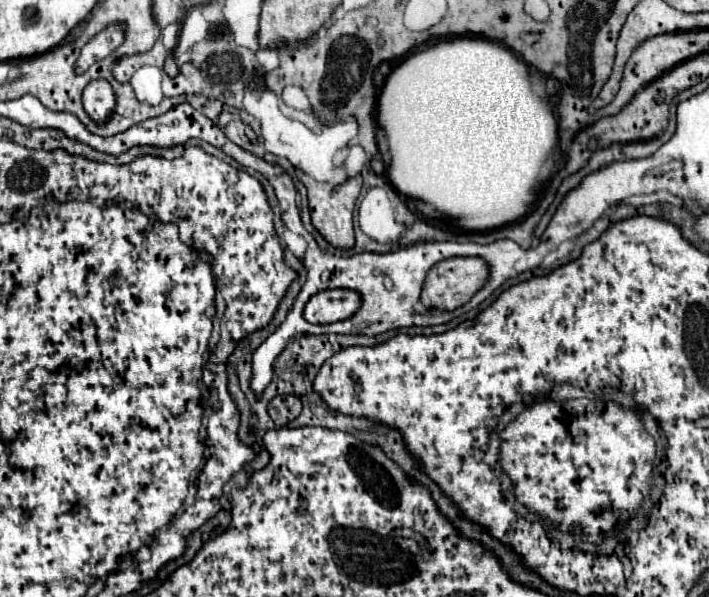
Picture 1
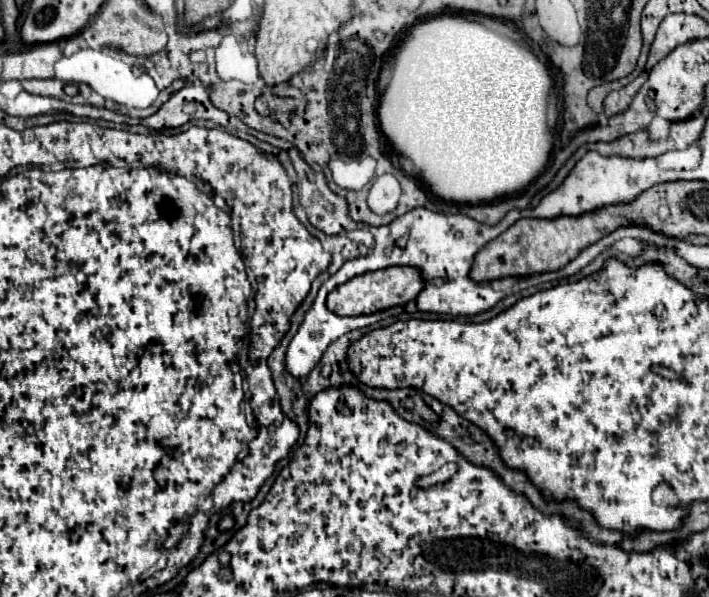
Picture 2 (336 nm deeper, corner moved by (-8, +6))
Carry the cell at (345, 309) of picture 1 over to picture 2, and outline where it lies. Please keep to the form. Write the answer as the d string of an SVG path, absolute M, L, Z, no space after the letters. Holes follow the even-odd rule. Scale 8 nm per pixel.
M392 266L392 268L384 268L384 270L376 270L376 272L366 272L362 276L356 276L340 286L336 286L326 300L326 306L330 312L338 314L338 316L362 316L362 314L374 314L392 306L400 306L406 304L408 300L412 300L422 288L422 280L420 274L414 268L400 268L400 266Z

